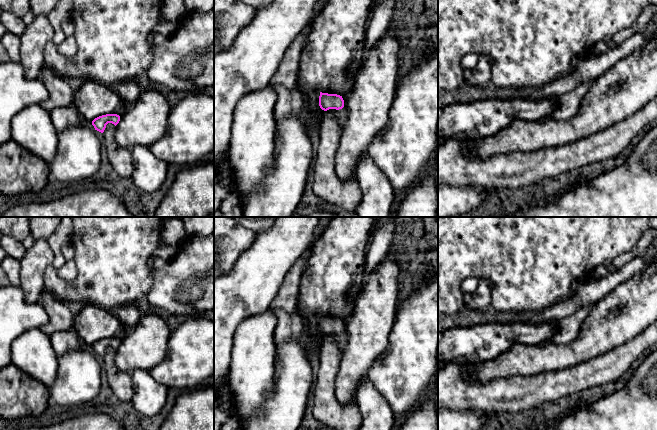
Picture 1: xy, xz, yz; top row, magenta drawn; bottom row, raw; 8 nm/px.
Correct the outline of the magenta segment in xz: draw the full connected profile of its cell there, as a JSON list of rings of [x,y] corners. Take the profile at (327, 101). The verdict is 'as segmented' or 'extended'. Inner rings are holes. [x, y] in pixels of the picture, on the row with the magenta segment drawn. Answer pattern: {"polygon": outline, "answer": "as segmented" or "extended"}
{"polygon": [[[320,92],[319,106],[322,110],[336,109],[338,114],[339,125],[343,129],[347,122],[347,109],[344,107],[342,96],[337,94],[328,94]]], "answer": "extended"}

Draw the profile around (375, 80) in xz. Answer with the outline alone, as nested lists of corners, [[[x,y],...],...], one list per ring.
[[[389,29],[369,51],[362,63],[356,69],[351,69],[348,72],[353,85],[344,100],[348,116],[341,132],[335,157],[335,171],[342,181],[355,177],[356,166],[360,158],[366,153],[374,137],[388,125],[389,111],[395,99],[400,76],[399,48],[400,43],[396,38],[395,31]]]

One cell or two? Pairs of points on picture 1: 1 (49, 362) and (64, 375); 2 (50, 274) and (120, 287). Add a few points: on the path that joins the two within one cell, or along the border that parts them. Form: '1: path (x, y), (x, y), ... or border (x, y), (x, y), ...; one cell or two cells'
1: border (58, 356), (57, 376), (48, 388); two cells
2: path (67, 289), (103, 287); one cell

